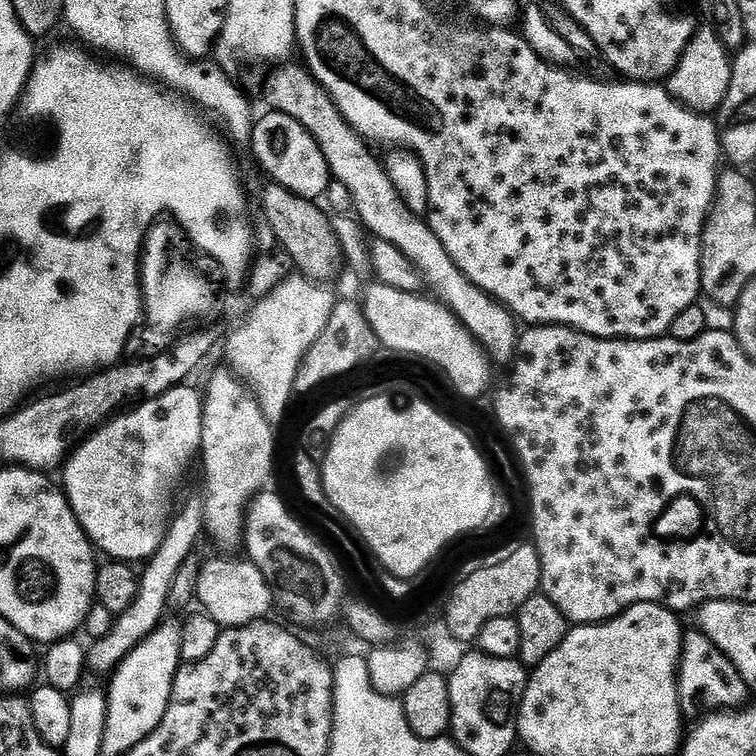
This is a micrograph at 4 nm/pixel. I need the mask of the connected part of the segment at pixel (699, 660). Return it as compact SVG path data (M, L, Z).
M692 630L692 633L685 635L680 650L680 669L676 674L676 689L680 699L681 713L699 717L701 714L711 714L721 710L736 710L747 705L750 699L747 682L738 674L738 670L706 638L699 630Z

